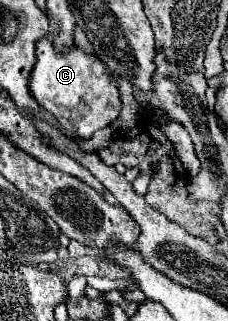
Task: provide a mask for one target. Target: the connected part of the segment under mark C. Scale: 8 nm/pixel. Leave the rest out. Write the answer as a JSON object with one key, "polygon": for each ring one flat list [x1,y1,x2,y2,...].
{"polygon":[[44,35,36,43,36,59,30,75,30,91,64,129,78,133,82,139,90,139,94,131,108,127,120,115,120,91,96,55,86,55,78,45,74,45,70,53,54,53,54,41,50,41,50,35]]}

